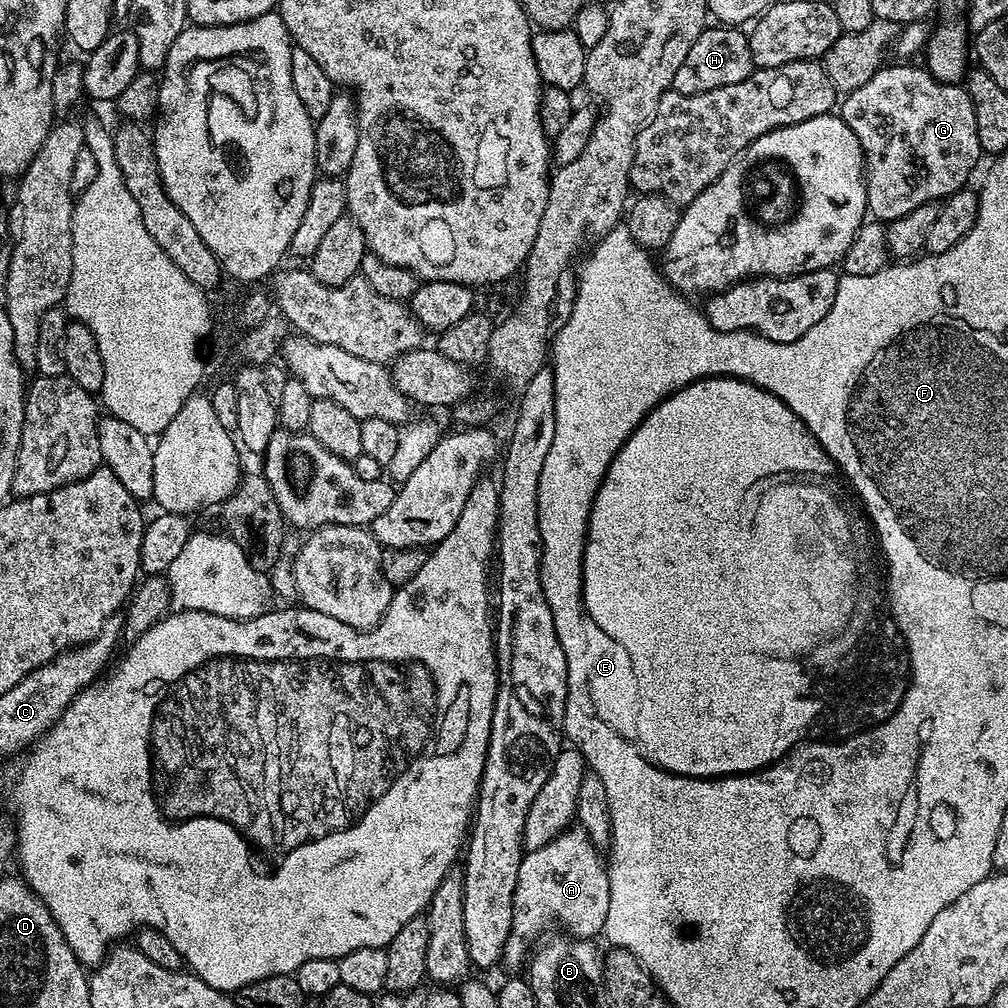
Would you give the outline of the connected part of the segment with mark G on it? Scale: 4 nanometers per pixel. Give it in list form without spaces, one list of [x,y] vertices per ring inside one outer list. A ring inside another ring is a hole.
[[[912,62],[896,63],[900,64],[885,67],[876,72],[866,86],[858,86],[858,90],[847,93],[838,108],[838,115],[854,130],[864,151],[868,212],[881,222],[896,220],[923,204],[935,204],[952,196],[969,183],[976,163],[982,159],[978,126],[974,122],[974,102],[970,102],[967,87],[943,84],[928,73],[927,67],[915,68]]]

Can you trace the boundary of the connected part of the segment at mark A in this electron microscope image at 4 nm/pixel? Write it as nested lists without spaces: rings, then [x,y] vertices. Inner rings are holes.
[[[579,826],[569,827],[567,832],[555,836],[549,844],[542,846],[539,852],[525,851],[524,861],[518,866],[514,923],[508,934],[506,960],[512,964],[523,965],[533,947],[532,940],[539,941],[540,932],[546,931],[551,924],[564,924],[565,930],[568,931],[565,933],[587,941],[593,939],[595,932],[596,935],[603,933],[604,915],[610,910],[610,878],[606,874],[605,859],[601,859],[599,855],[601,856],[601,853],[596,845]]]

